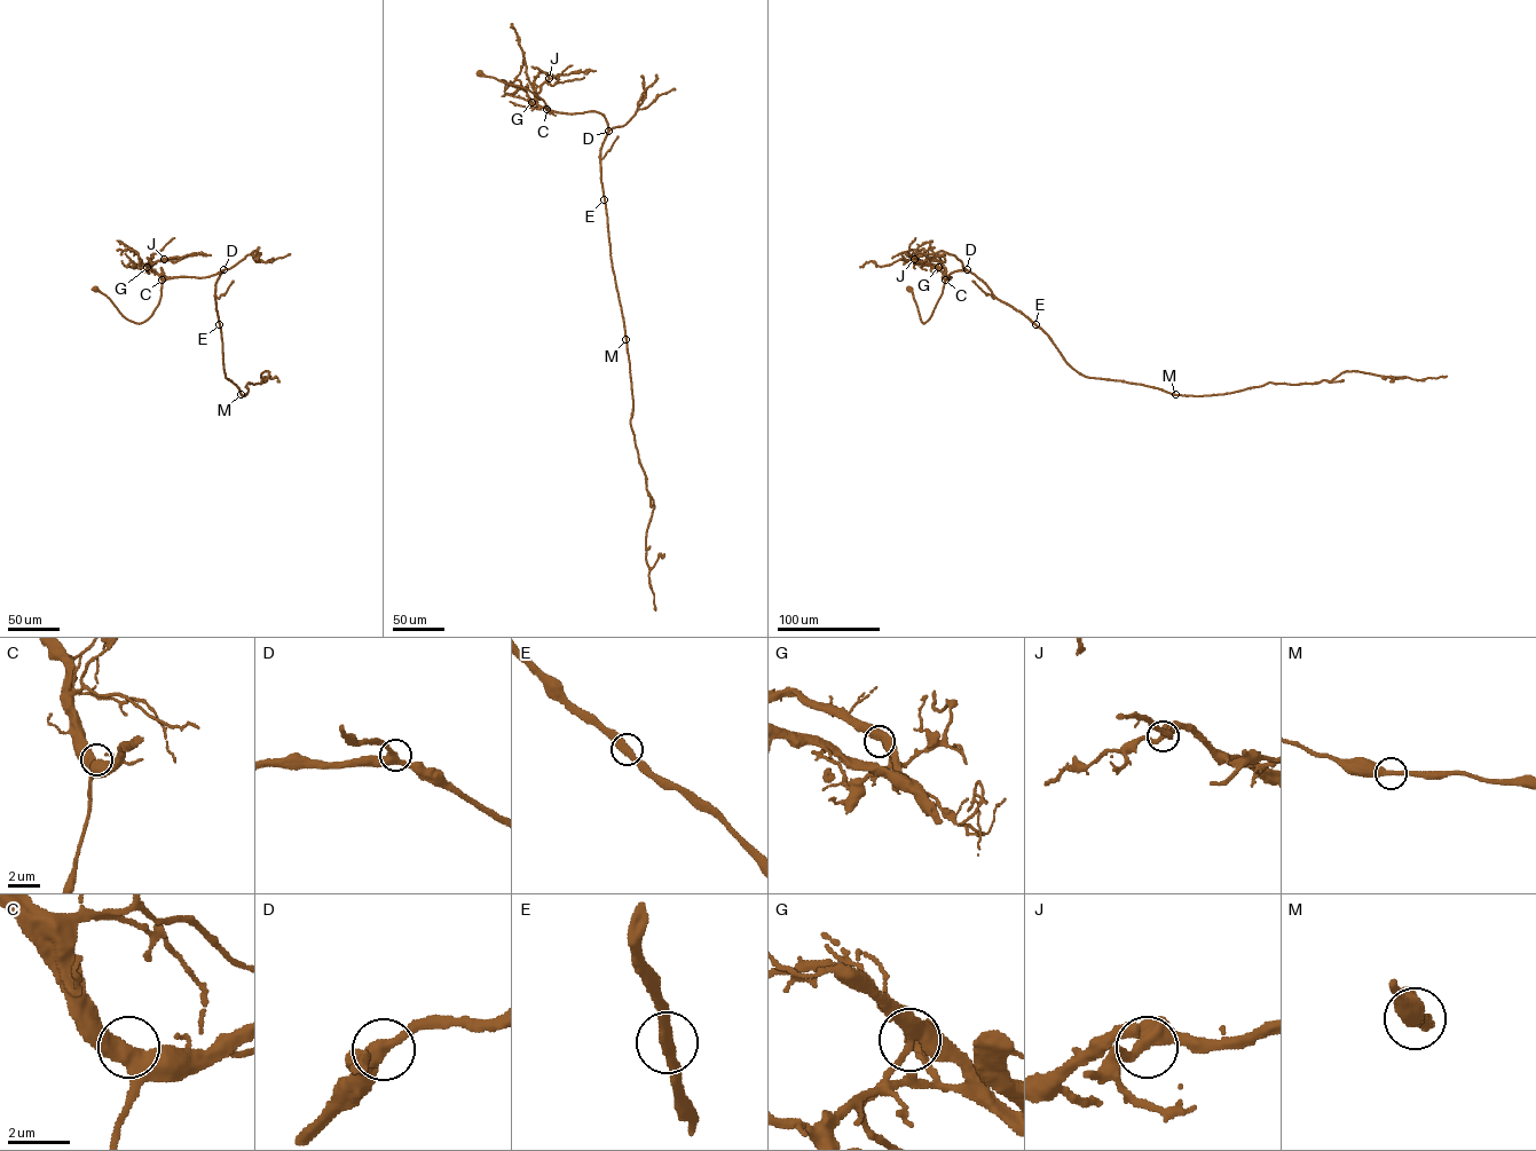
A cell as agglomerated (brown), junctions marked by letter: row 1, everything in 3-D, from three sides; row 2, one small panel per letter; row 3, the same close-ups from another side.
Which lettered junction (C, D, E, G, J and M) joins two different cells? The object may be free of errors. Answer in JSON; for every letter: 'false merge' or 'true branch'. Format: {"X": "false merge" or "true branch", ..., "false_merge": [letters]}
{"C": "true branch", "D": "true branch", "E": "true branch", "G": "true branch", "J": "true branch", "M": "true branch", "false_merge": []}

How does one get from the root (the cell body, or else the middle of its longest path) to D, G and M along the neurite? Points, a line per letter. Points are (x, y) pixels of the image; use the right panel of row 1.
D: (910, 288), (924, 323), (932, 313), (947, 276), (967, 269)
G: (910, 288), (924, 323), (943, 292), (944, 278), (938, 267)
M: (910, 288), (924, 323), (947, 276), (969, 270), (994, 297), (1039, 328), (1078, 372), (1175, 394)

